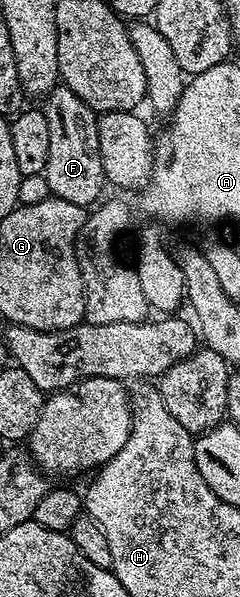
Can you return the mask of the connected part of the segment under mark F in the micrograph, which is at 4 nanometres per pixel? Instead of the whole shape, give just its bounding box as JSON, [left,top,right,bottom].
[45,83,105,206]

